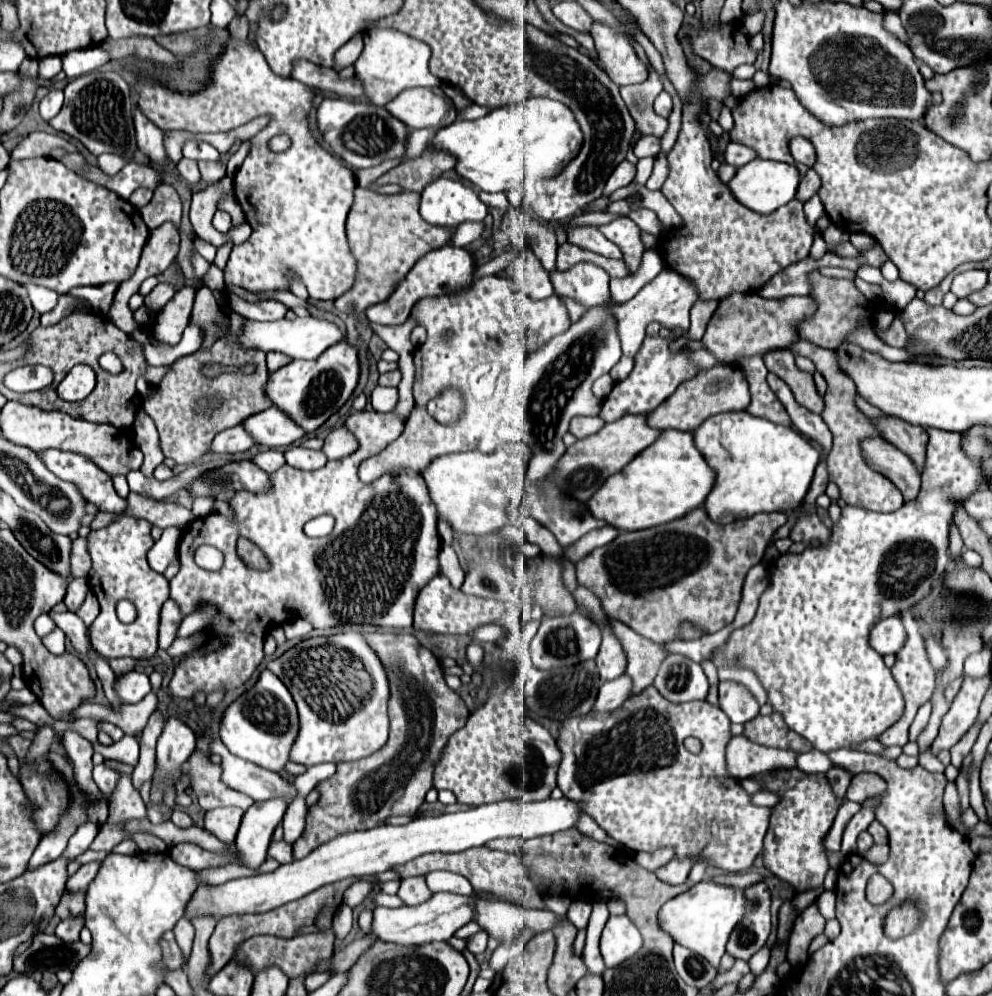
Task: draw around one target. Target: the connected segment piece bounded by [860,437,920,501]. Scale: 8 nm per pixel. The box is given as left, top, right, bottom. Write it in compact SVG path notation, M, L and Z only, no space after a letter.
M868 437L862 441L860 447L866 463L874 471L888 477L902 491L904 501L912 501L918 495L920 471L906 453L902 453L898 447L882 437Z

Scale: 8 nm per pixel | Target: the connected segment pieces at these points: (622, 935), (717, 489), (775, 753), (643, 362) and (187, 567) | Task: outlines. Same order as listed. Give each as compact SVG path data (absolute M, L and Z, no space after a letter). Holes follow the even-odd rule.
M610 915L602 939L600 951L606 967L618 967L622 961L634 957L642 949L642 935L626 915Z
M730 411L708 417L696 431L694 443L714 465L716 483L704 501L704 509L716 523L746 519L756 513L782 511L792 513L804 499L814 469L820 463L820 451L792 427L754 417L748 411Z
M744 735L732 737L728 745L728 769L734 777L746 779L754 775L774 773L780 769L796 769L800 753L796 751L784 751L774 747L758 745Z
M660 335L646 337L642 349L634 357L632 373L624 381L614 385L612 393L604 399L598 417L602 417L602 421L610 423L610 421L616 421L616 419L620 419L622 415L628 415L628 413L638 415L638 413L654 411L660 403L664 403L676 391L676 387L682 381L692 379L698 373L698 369L688 361L686 353L688 351L682 349L676 355L670 353L670 357L668 357L668 341L666 339L662 339Z
M356 411L346 419L344 425L346 429L352 429L358 441L358 449L352 455L328 461L322 469L316 471L302 471L286 463L272 475L274 489L270 493L256 495L248 491L238 491L228 501L232 517L222 513L210 513L204 519L194 519L182 529L184 533L180 535L178 545L178 557L182 567L178 575L170 579L170 599L178 603L182 617L188 617L200 605L212 605L218 615L202 629L202 633L208 637L208 641L220 639L222 645L216 651L208 653L202 653L202 647L198 647L178 663L174 679L170 683L172 697L192 699L198 691L204 691L206 695L214 691L226 693L244 685L262 663L262 643L266 635L292 617L300 617L312 623L312 627L316 629L366 623L376 627L388 627L390 631L410 631L412 609L418 591L438 573L438 509L428 493L424 479L416 473L404 473L400 477L386 475L368 485L358 479L358 465L364 459L380 453L402 433L404 421L400 417L378 411ZM318 515L332 515L336 519L336 525L328 537L312 539L304 533L304 525ZM238 537L246 537L256 543L270 559L272 569L248 569L236 555ZM200 545L214 545L224 553L222 569L204 571L196 567L194 551Z

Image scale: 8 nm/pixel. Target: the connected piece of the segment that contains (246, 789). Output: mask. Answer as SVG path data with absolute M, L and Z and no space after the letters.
M230 751L222 753L220 767L222 781L240 793L246 793L254 801L266 801L272 797L296 797L294 785L282 779L278 773L258 767L250 761L242 761Z

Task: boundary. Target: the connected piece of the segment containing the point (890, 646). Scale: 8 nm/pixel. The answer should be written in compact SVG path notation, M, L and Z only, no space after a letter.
M888 617L886 621L880 621L870 631L870 645L880 655L896 655L902 649L902 643L906 643L906 629L902 625L900 617Z

